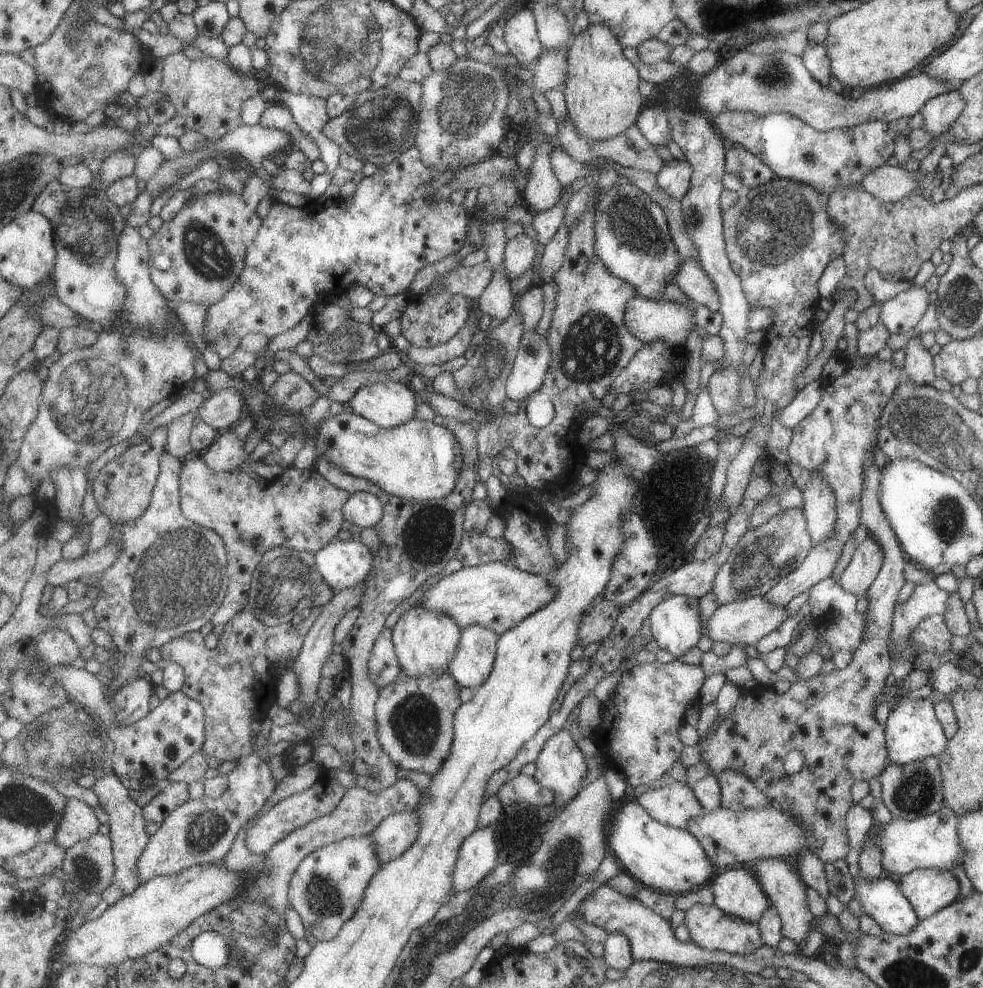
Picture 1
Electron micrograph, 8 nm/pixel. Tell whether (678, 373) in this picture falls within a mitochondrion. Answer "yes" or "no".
no

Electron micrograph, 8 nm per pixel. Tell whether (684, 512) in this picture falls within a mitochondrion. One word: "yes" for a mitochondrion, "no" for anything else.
no

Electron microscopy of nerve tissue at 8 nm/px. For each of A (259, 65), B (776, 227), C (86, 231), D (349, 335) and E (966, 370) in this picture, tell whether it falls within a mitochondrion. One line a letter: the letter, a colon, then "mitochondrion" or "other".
A: other
B: mitochondrion
C: mitochondrion
D: mitochondrion
E: other

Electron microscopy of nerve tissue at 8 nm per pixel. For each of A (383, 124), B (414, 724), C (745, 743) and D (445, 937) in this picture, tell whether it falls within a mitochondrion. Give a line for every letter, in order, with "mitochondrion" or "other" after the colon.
A: mitochondrion
B: mitochondrion
C: mitochondrion
D: mitochondrion

